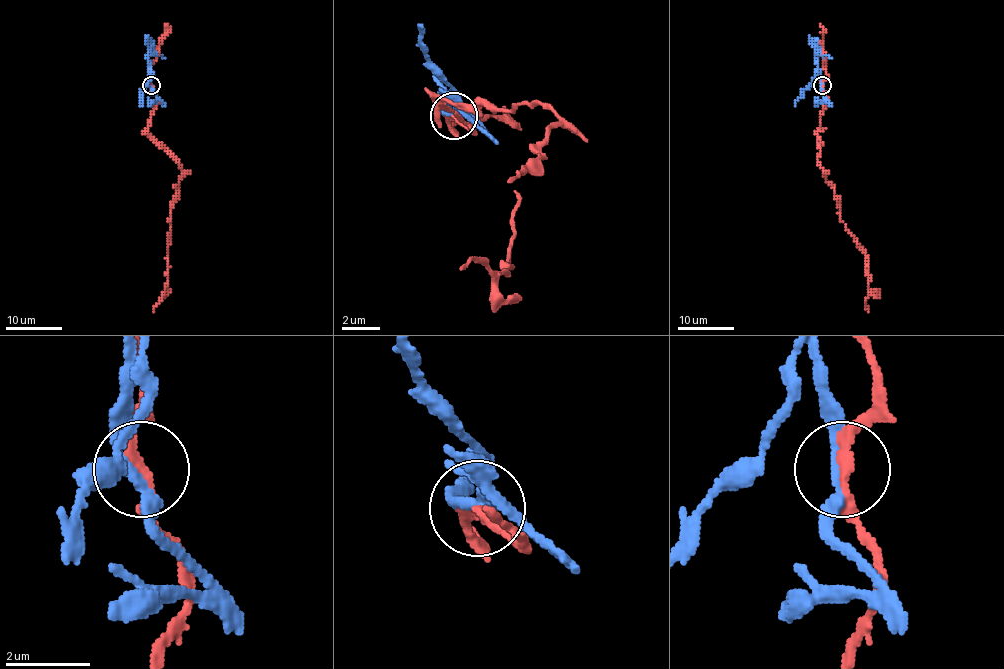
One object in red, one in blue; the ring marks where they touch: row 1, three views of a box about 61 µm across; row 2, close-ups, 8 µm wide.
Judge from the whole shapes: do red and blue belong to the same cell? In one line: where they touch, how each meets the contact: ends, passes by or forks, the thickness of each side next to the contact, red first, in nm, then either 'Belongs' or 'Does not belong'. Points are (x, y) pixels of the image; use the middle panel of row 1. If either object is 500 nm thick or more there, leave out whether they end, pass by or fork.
Place: (453, 116). At the ring red passes by. At the ring blue passes by. Thickness 240 nm (red) against 240 nm. Does not belong

